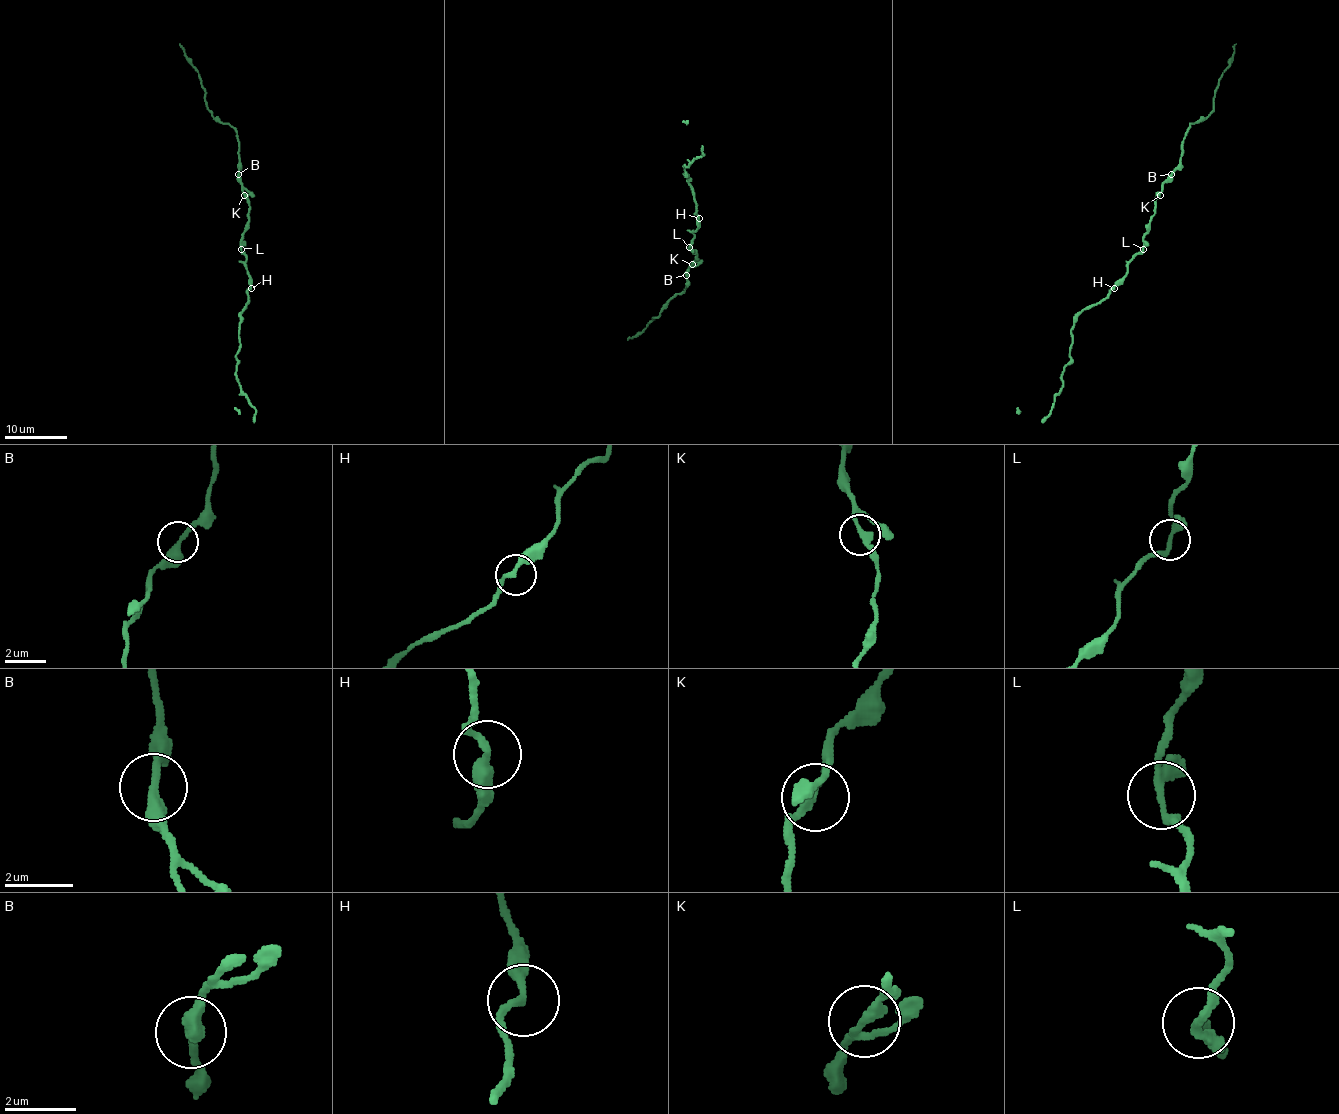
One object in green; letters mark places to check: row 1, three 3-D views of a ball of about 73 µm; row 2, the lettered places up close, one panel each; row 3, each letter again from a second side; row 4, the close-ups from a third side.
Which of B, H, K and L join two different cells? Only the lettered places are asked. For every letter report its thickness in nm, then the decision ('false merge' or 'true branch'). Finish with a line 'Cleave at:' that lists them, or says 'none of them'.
B: calibre 360 nm; true branch
H: calibre 220 nm; true branch
K: calibre 260 nm; true branch
L: calibre 190 nm; true branch
Cleave at: none of them

